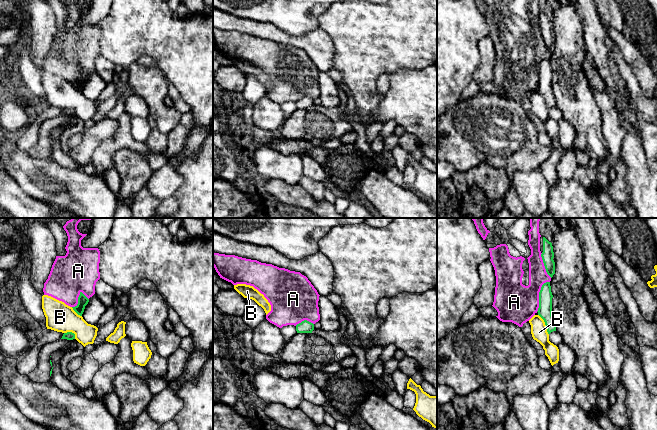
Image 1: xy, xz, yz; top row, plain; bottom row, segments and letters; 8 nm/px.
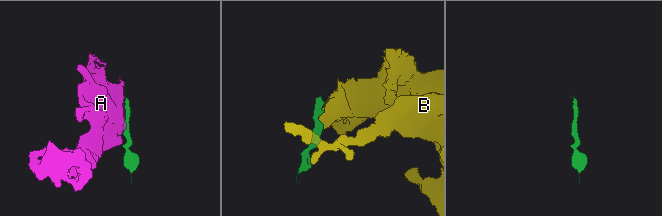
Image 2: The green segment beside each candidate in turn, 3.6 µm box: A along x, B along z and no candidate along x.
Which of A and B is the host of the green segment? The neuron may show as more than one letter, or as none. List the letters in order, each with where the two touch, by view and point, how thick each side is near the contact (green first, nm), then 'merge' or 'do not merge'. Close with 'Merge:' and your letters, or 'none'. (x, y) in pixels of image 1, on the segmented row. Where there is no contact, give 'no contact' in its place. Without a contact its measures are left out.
A: contact yz (539, 295); calibres 110 and 320 nm; do not merge
B: contact yz (545, 324); calibres 110 and 130 nm; do not merge
Merge: none

